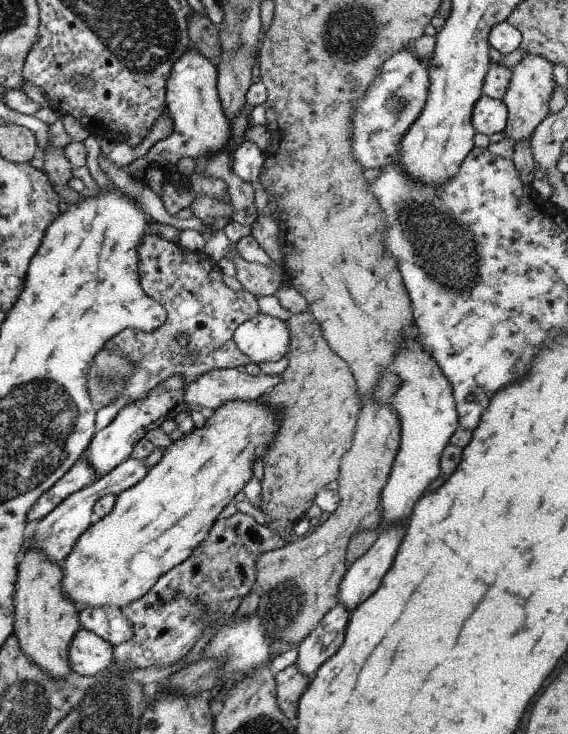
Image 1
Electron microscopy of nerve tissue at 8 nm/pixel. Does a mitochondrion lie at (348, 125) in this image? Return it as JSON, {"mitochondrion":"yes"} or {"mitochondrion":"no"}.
{"mitochondrion":"no"}

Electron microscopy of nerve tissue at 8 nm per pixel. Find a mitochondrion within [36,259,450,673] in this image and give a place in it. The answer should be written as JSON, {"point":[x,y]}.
{"point":[287,600]}

